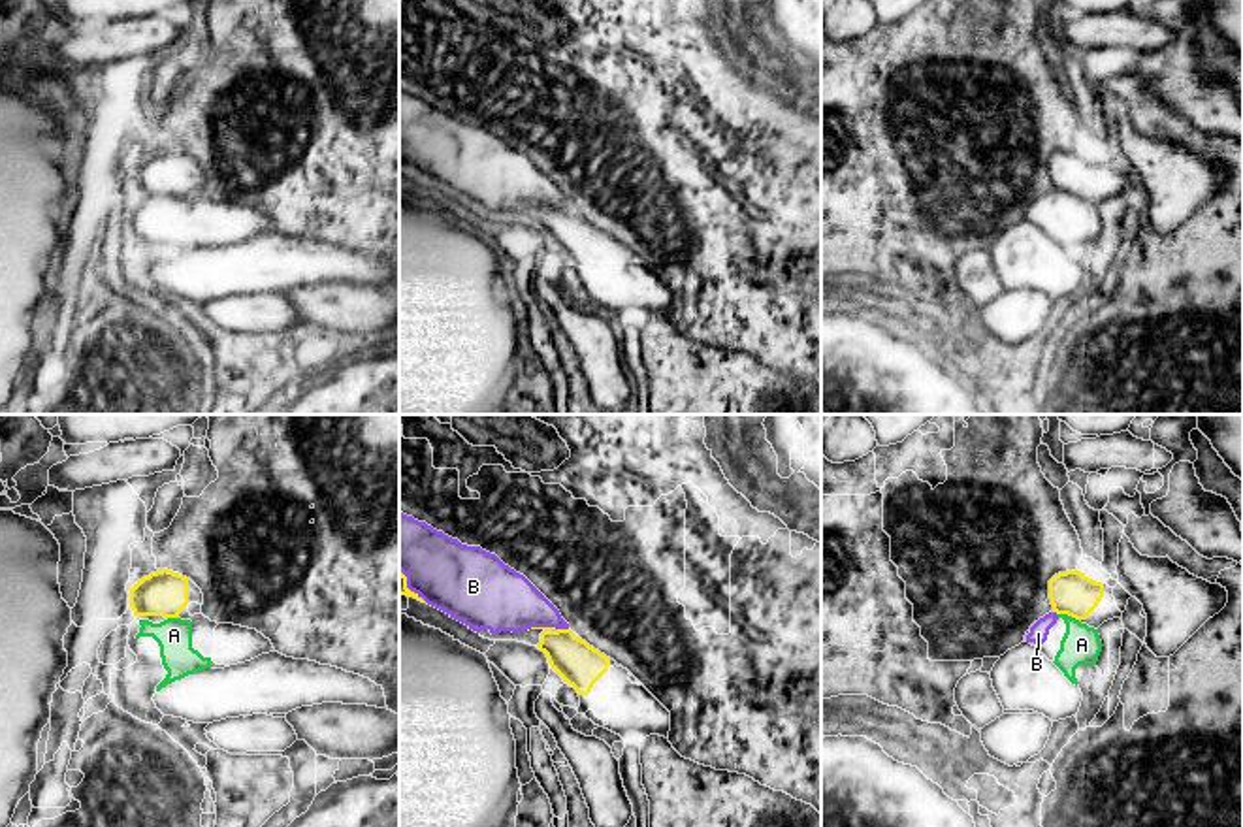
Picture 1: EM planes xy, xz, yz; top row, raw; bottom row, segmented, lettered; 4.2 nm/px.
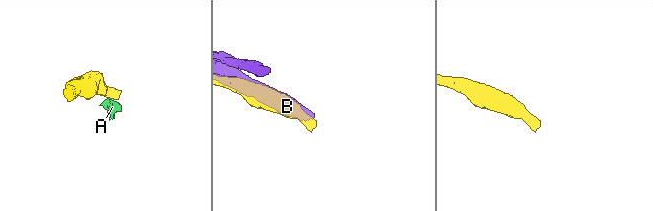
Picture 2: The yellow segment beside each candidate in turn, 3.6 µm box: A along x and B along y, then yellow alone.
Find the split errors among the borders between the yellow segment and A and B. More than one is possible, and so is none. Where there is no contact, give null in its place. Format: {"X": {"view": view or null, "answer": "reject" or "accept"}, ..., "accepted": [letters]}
{"A": {"view": "yz", "answer": "reject"}, "B": {"view": "xz", "answer": "reject"}, "accepted": []}

